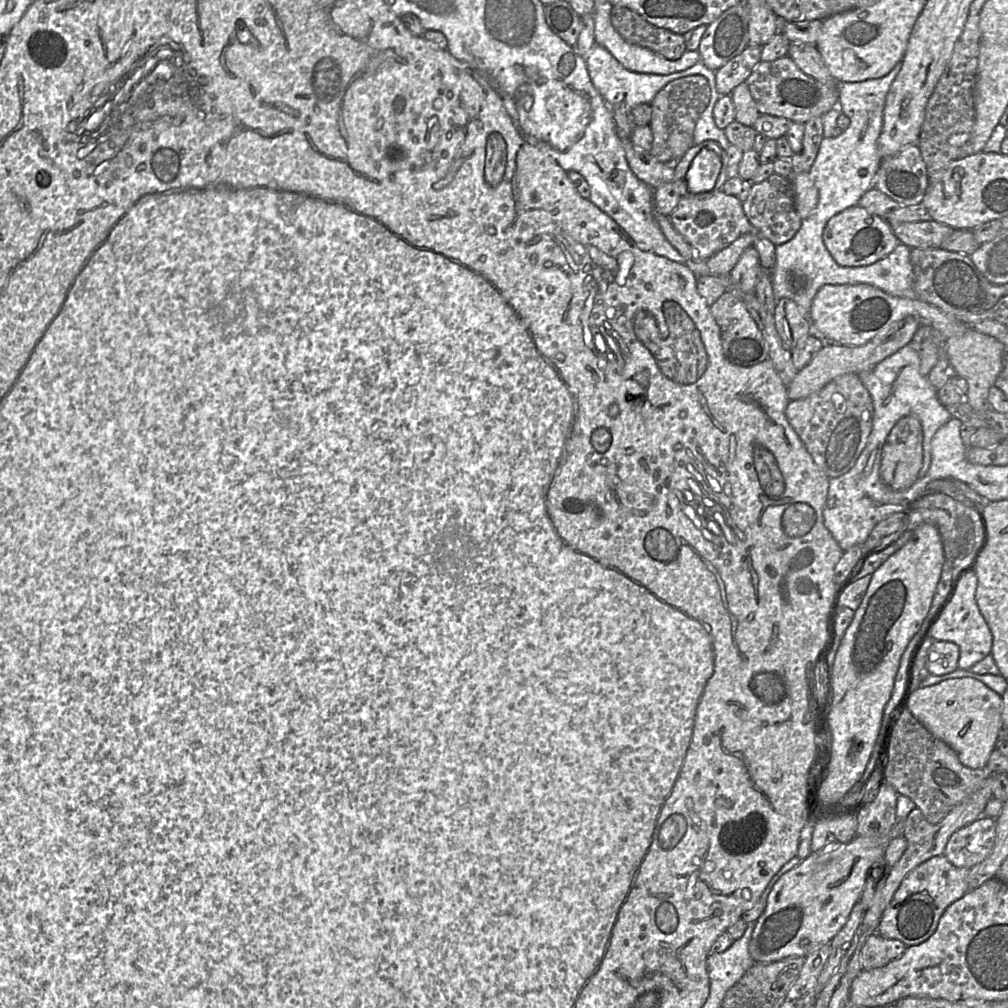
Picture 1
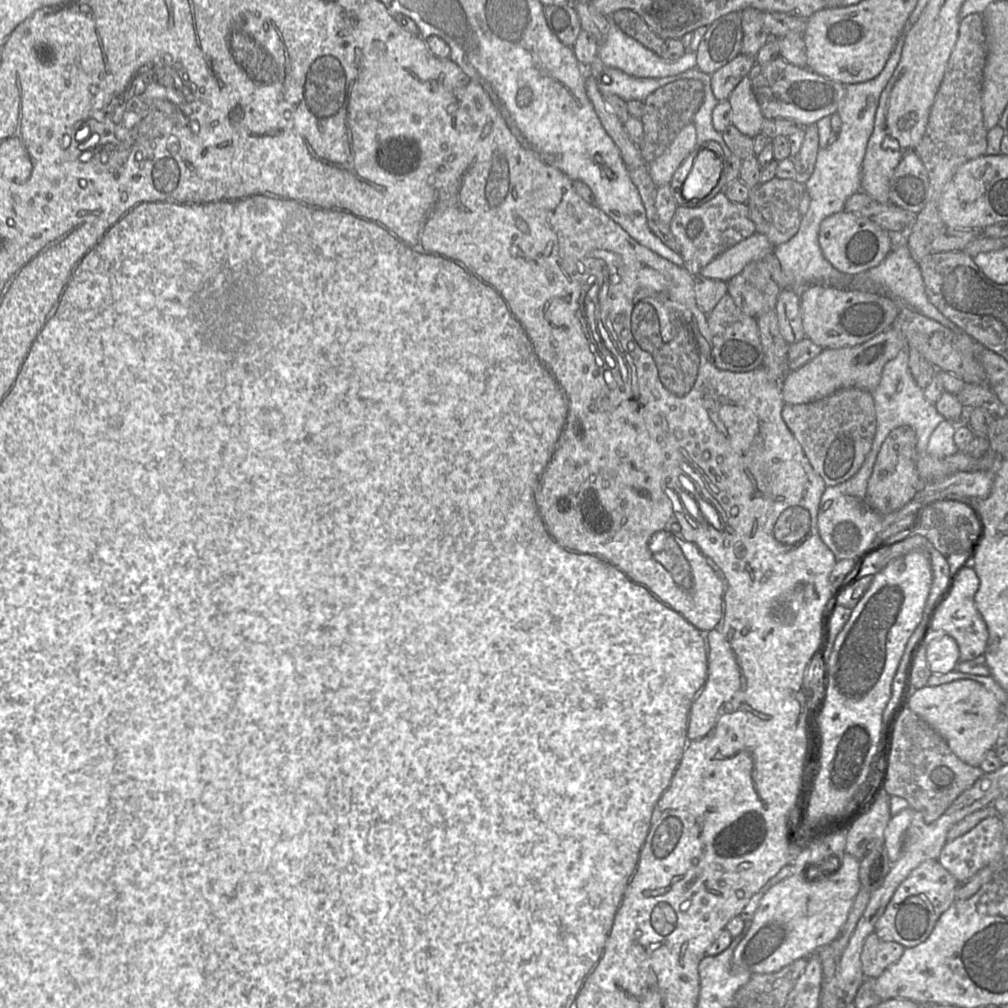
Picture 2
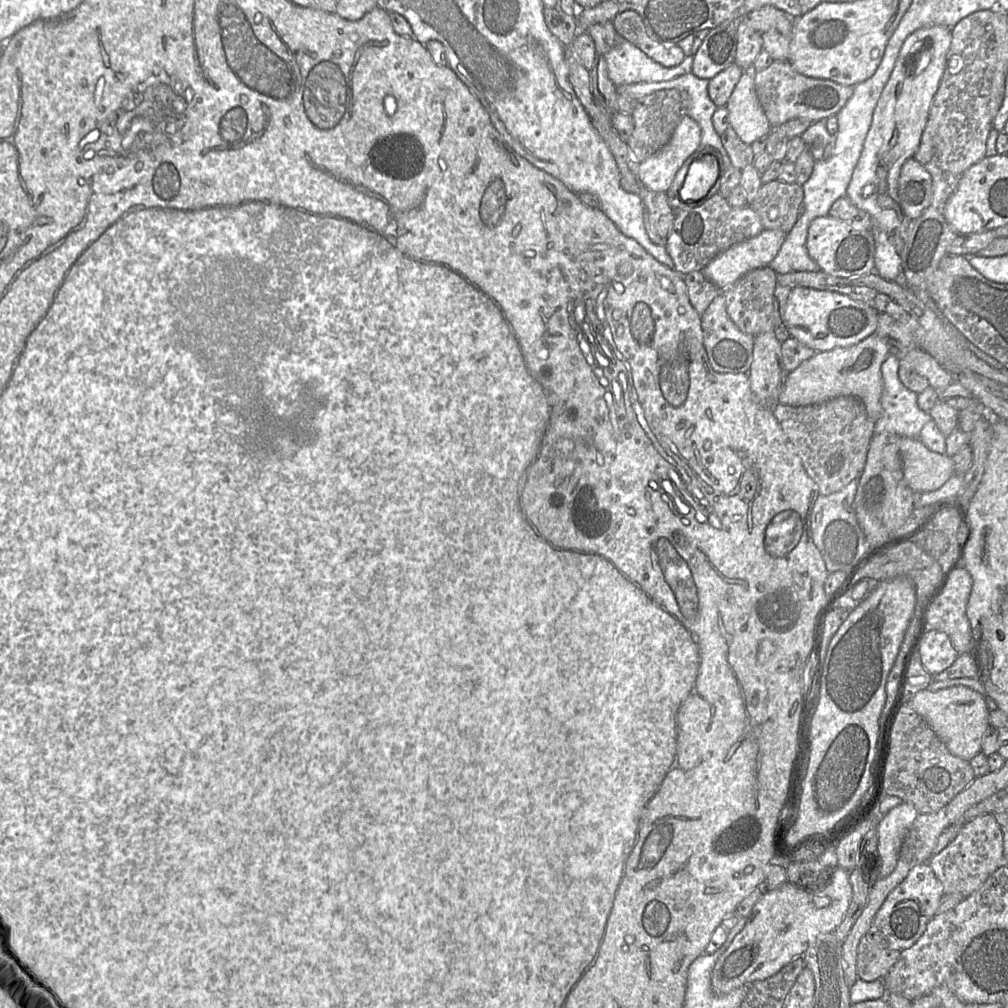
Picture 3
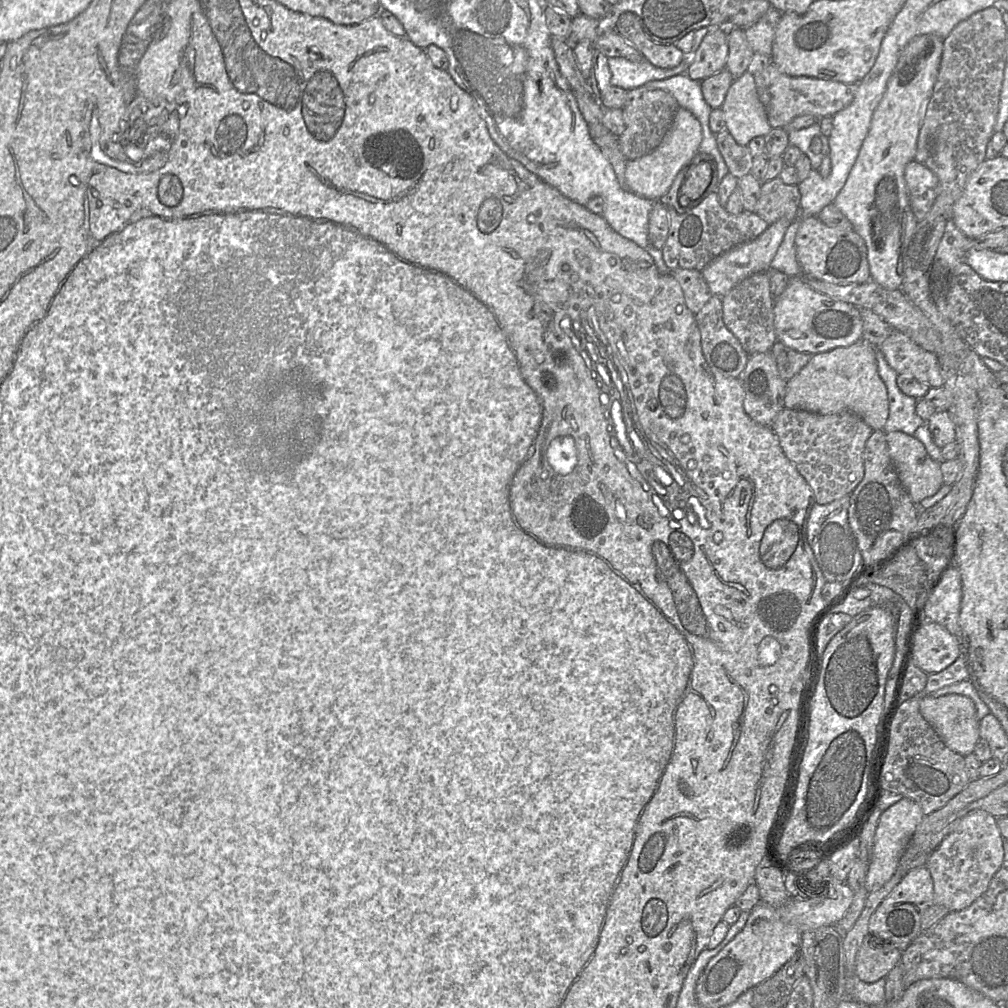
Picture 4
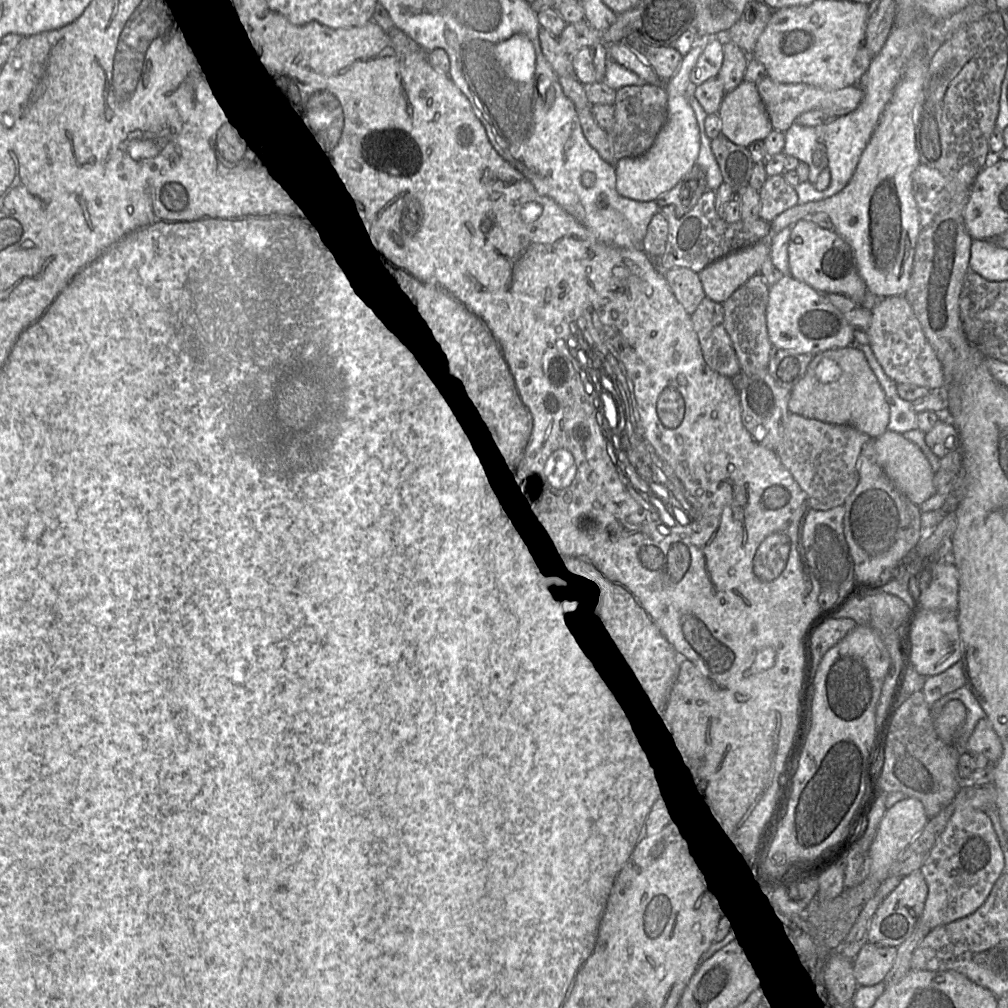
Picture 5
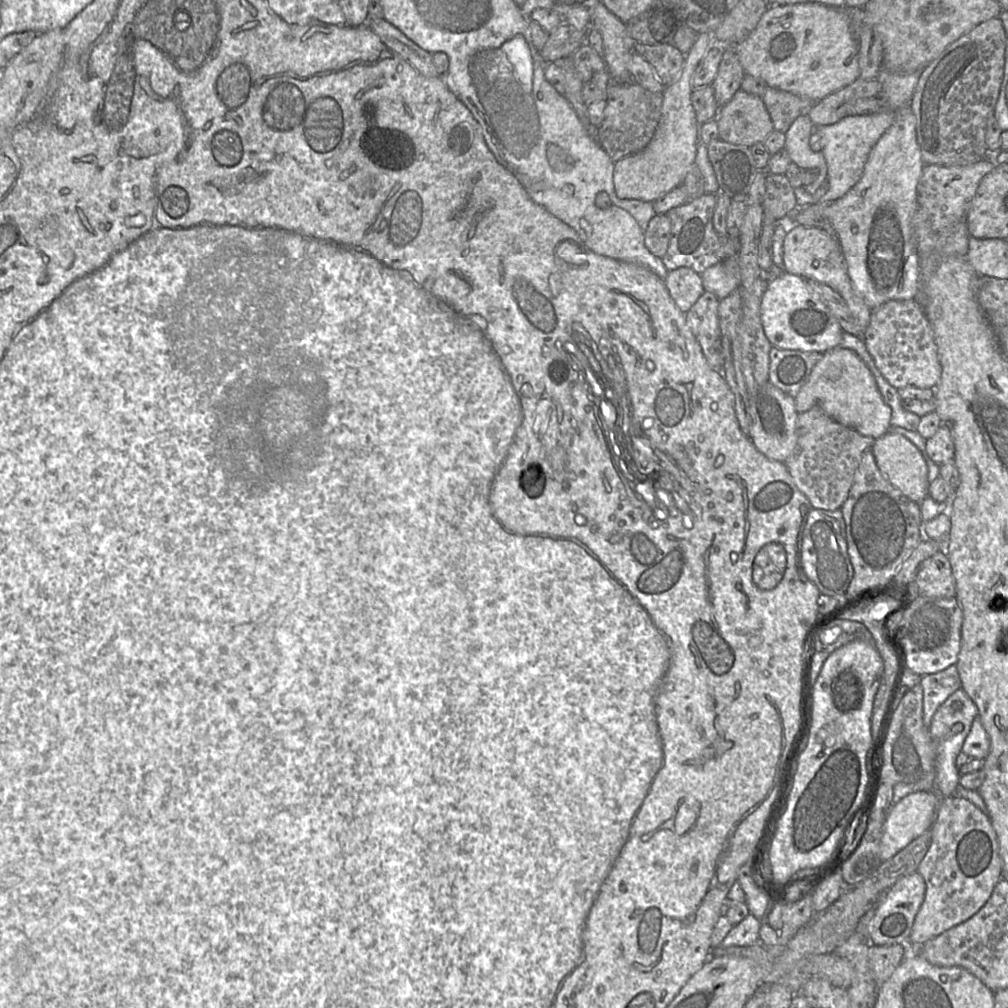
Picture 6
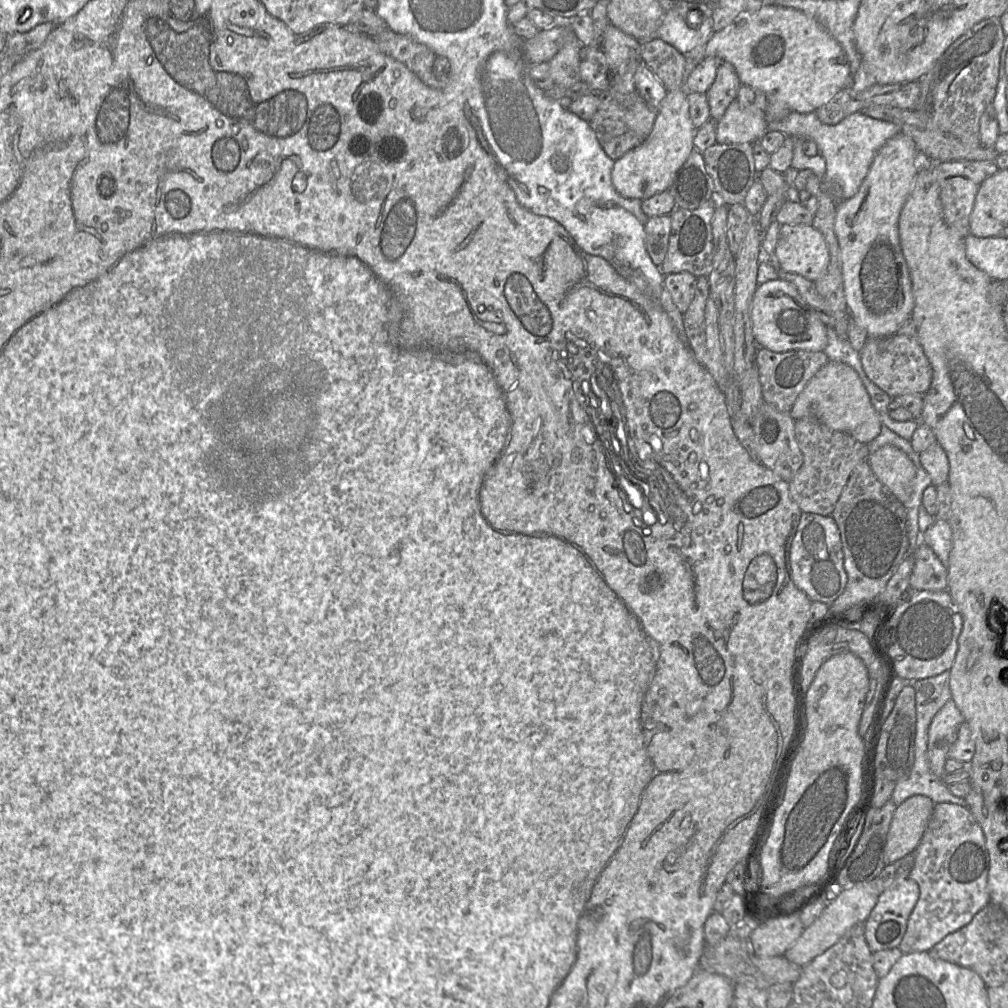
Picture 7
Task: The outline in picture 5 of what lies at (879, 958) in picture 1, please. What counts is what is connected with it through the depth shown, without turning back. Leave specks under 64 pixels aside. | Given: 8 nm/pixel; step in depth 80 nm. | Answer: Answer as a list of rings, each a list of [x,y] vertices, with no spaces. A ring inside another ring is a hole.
[[[869,942],[864,944],[853,960],[858,986],[872,986],[884,981],[894,965],[897,948]]]

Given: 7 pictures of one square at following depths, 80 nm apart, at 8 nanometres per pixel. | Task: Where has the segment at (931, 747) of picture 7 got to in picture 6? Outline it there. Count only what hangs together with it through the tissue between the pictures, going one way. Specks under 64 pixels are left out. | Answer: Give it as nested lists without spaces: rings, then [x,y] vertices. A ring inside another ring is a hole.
[[[960,687],[950,695],[936,710],[933,715],[929,732],[936,748],[936,777],[934,791],[941,797],[953,795],[959,786],[960,774],[955,766],[956,758],[961,752],[965,738],[967,737],[973,720],[978,716],[978,708],[973,700]],[[955,702],[961,703],[960,710],[953,710]]]

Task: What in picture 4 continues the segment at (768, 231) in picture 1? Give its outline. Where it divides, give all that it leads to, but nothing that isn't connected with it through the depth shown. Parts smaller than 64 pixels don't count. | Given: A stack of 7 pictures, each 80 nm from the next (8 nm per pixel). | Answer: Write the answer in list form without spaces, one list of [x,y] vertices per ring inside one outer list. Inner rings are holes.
[[[778,176],[763,182],[755,213],[768,225],[779,219],[794,221],[801,194],[797,185],[787,185]]]

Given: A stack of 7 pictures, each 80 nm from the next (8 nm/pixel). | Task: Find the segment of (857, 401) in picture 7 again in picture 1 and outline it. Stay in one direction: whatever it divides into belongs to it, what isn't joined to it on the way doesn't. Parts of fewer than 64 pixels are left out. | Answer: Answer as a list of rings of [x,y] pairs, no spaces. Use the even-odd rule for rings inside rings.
[[[910,315],[892,324],[885,333],[877,335],[860,346],[825,343],[823,348],[805,367],[797,372],[794,379],[787,385],[789,400],[806,398],[843,374],[854,373],[859,375],[871,371],[879,362],[909,344],[920,326],[921,321],[916,316]]]

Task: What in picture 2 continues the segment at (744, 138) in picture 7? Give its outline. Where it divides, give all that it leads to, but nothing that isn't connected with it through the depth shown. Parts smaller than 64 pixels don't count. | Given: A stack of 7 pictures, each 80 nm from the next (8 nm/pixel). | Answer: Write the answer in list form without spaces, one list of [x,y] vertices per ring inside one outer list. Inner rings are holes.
[[[750,76],[739,82],[728,101],[731,105],[731,124],[749,137],[760,134],[764,116],[753,92]]]

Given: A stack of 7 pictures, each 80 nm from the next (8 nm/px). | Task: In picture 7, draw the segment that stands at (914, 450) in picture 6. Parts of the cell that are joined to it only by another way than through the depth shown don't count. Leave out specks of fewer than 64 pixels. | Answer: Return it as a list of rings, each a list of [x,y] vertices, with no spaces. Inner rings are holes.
[[[884,445],[867,457],[871,470],[901,502],[907,502],[913,492],[916,468],[905,452],[893,445]]]

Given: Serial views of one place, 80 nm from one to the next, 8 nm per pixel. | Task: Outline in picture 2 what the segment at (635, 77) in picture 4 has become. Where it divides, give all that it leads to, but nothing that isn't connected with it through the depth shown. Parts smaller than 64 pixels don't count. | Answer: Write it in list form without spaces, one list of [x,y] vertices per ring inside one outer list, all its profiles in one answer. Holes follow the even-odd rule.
[[[612,15],[609,20],[609,32],[606,41],[598,47],[598,57],[608,67],[616,68],[624,73],[640,78],[664,78],[685,72],[696,67],[696,51],[687,52],[676,61],[661,58],[641,43],[626,35],[614,22]]]

